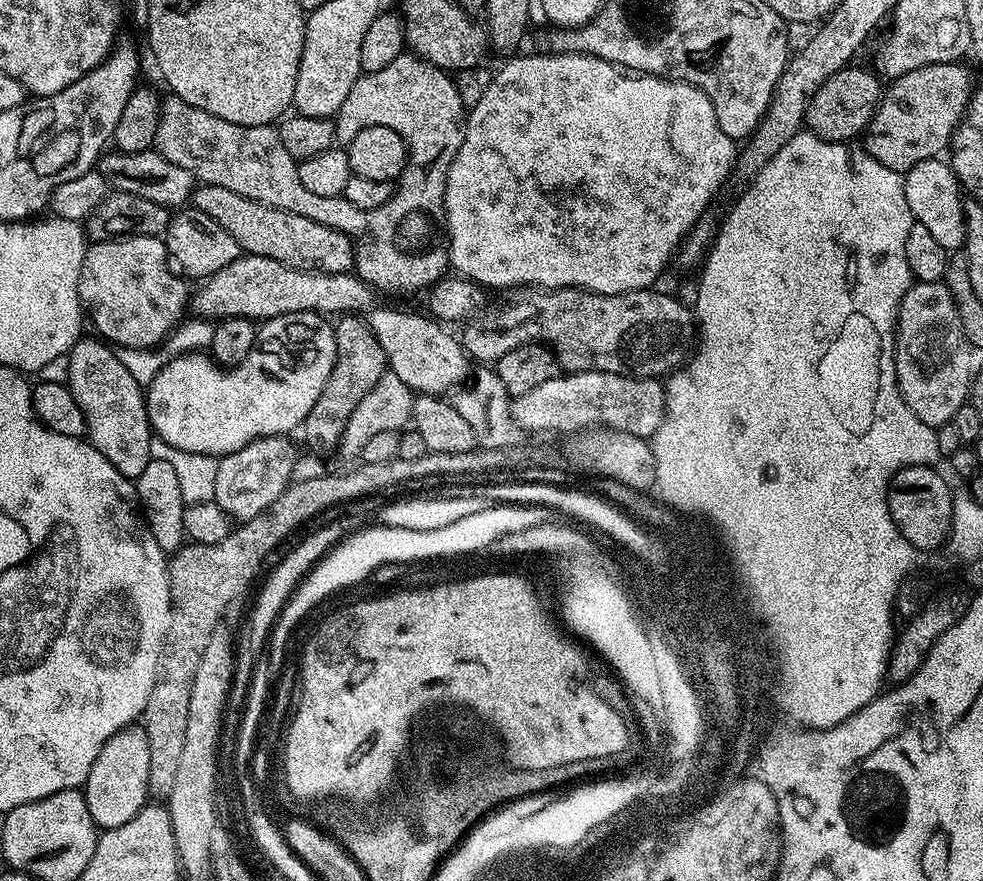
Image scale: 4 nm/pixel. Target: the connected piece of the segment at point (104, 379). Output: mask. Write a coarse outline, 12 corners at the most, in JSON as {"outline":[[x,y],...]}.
{"outline":[[84,340],[66,383],[87,439],[135,482],[152,459],[146,392]]}

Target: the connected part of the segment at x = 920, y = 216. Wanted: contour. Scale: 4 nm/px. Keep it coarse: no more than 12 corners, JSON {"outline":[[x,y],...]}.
{"outline":[[951,163],[903,173],[913,221],[945,250],[964,247],[965,197]]}

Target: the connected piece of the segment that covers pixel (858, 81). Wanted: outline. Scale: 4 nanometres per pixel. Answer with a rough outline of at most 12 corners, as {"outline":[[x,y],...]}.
{"outline":[[855,66],[826,78],[804,111],[823,140],[859,137],[882,95]]}

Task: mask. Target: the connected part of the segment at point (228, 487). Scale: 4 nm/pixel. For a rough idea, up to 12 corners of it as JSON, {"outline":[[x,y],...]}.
{"outline":[[291,439],[219,457],[214,500],[243,522],[282,494]]}

